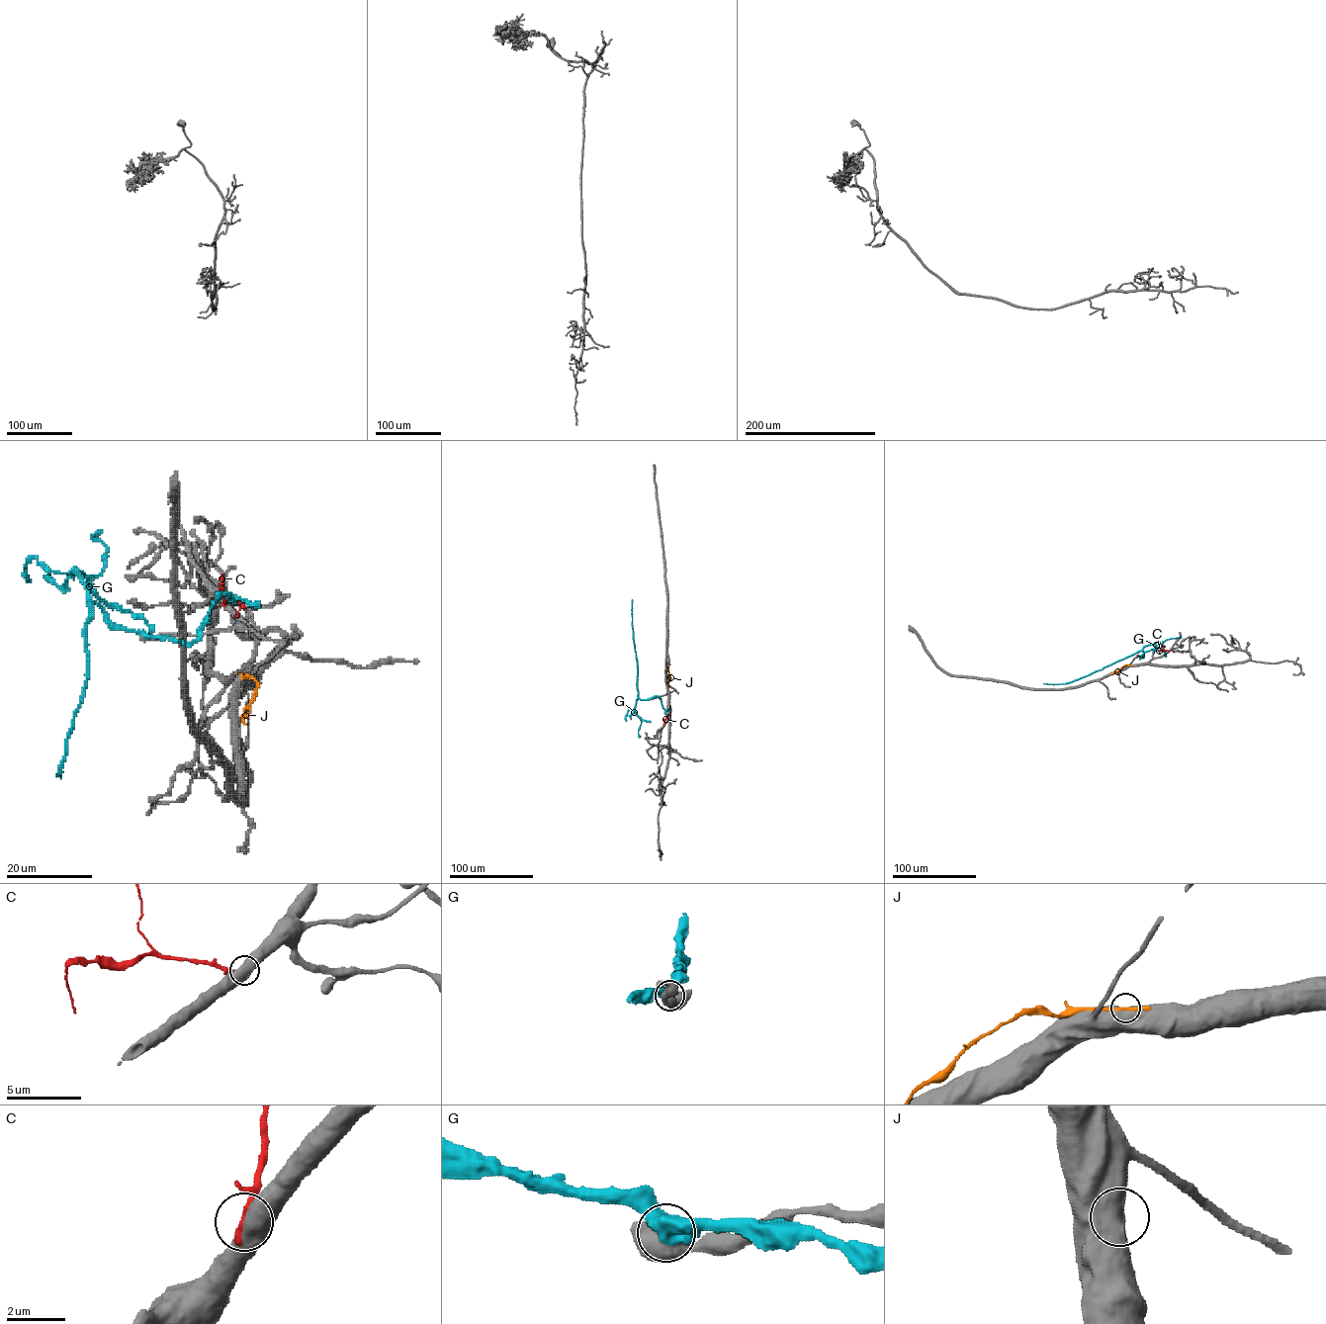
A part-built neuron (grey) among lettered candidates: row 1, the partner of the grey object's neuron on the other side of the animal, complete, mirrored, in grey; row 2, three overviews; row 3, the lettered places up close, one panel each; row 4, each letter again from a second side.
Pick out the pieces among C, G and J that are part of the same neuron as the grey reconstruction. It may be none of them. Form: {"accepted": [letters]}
{"accepted": ["C"]}

